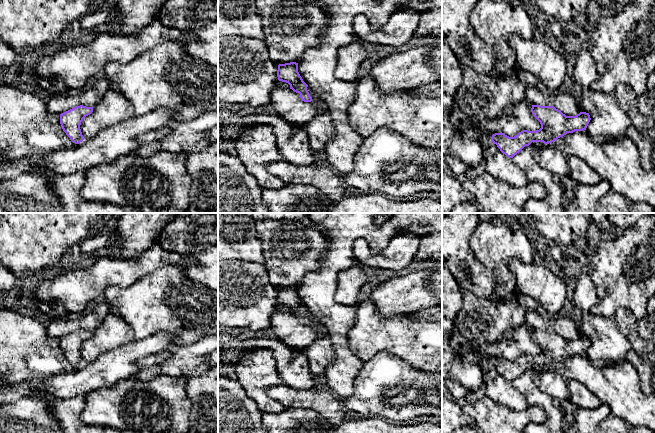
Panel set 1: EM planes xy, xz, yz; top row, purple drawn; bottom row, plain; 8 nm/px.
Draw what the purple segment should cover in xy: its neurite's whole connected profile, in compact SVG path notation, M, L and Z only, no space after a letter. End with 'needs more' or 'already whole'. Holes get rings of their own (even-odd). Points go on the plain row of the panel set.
M80 329L60 338L61 351L73 367L79 368L84 364L80 349L83 343L92 336L93 331Z; already whole

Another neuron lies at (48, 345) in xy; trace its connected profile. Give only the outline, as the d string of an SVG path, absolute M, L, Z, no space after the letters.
M8 304L0 309L0 390L75 369L63 355L60 339L47 334L46 321L39 314Z

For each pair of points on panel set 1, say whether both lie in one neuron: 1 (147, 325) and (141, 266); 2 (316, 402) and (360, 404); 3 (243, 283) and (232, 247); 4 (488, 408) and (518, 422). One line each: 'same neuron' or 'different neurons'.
1: different neurons
2: different neurons
3: different neurons
4: same neuron

